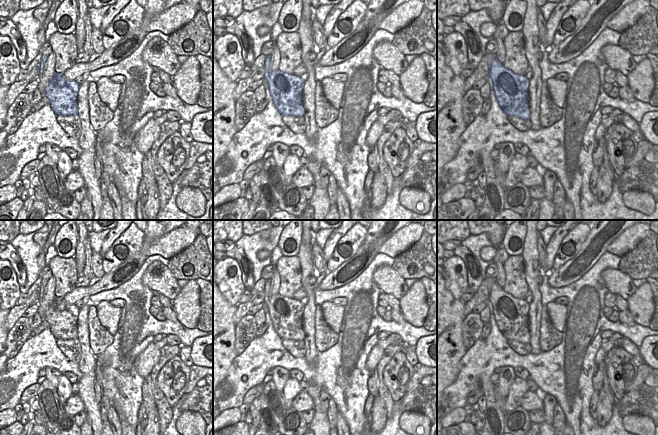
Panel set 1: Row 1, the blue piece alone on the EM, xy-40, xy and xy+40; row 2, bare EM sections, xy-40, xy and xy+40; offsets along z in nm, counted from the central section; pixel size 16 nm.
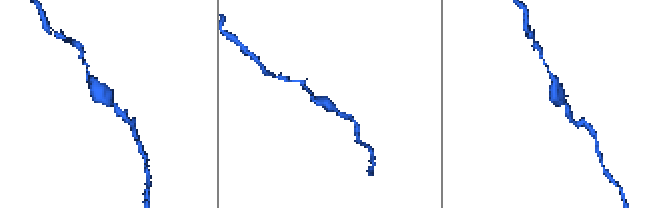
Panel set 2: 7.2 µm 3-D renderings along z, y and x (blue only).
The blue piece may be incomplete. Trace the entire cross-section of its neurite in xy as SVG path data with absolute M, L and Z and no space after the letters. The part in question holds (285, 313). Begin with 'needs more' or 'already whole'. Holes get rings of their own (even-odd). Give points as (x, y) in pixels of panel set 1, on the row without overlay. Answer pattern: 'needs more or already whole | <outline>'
already whole | M271 279L265 281L264 302L269 309L270 319L274 329L282 340L303 341L305 338L302 316L305 306L299 300L278 294L270 298Z

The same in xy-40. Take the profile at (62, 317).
already whole | M54 297L46 311L46 321L56 339L78 339L77 320L80 309L75 305L69 305L63 297Z

